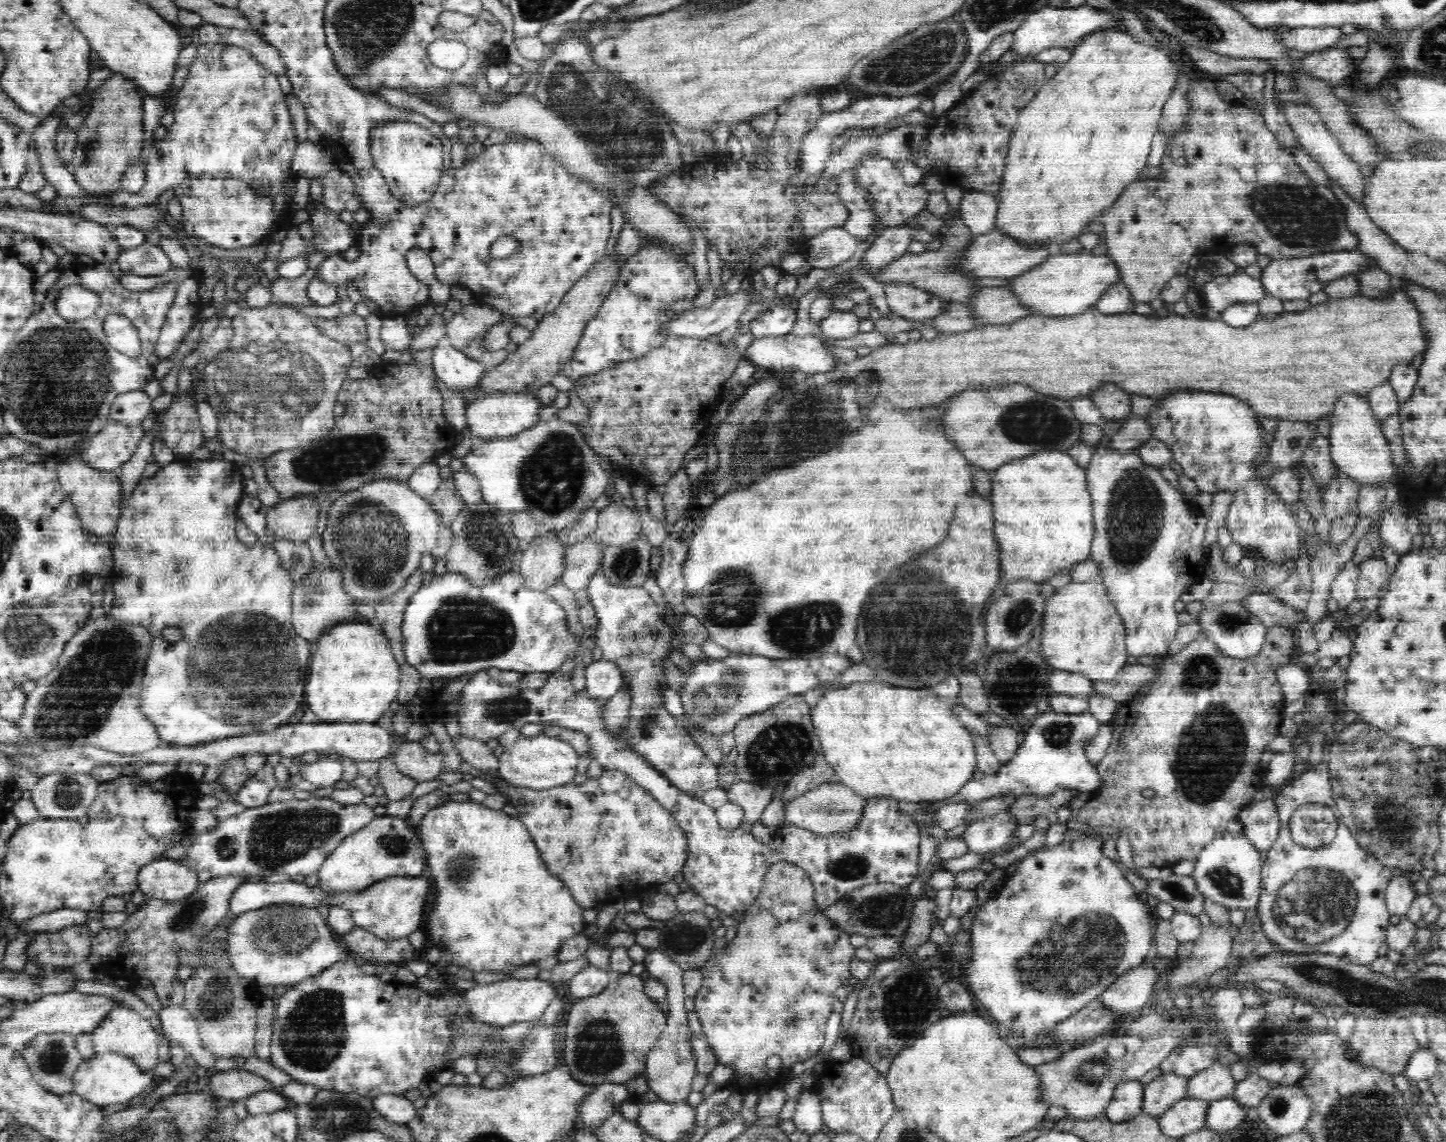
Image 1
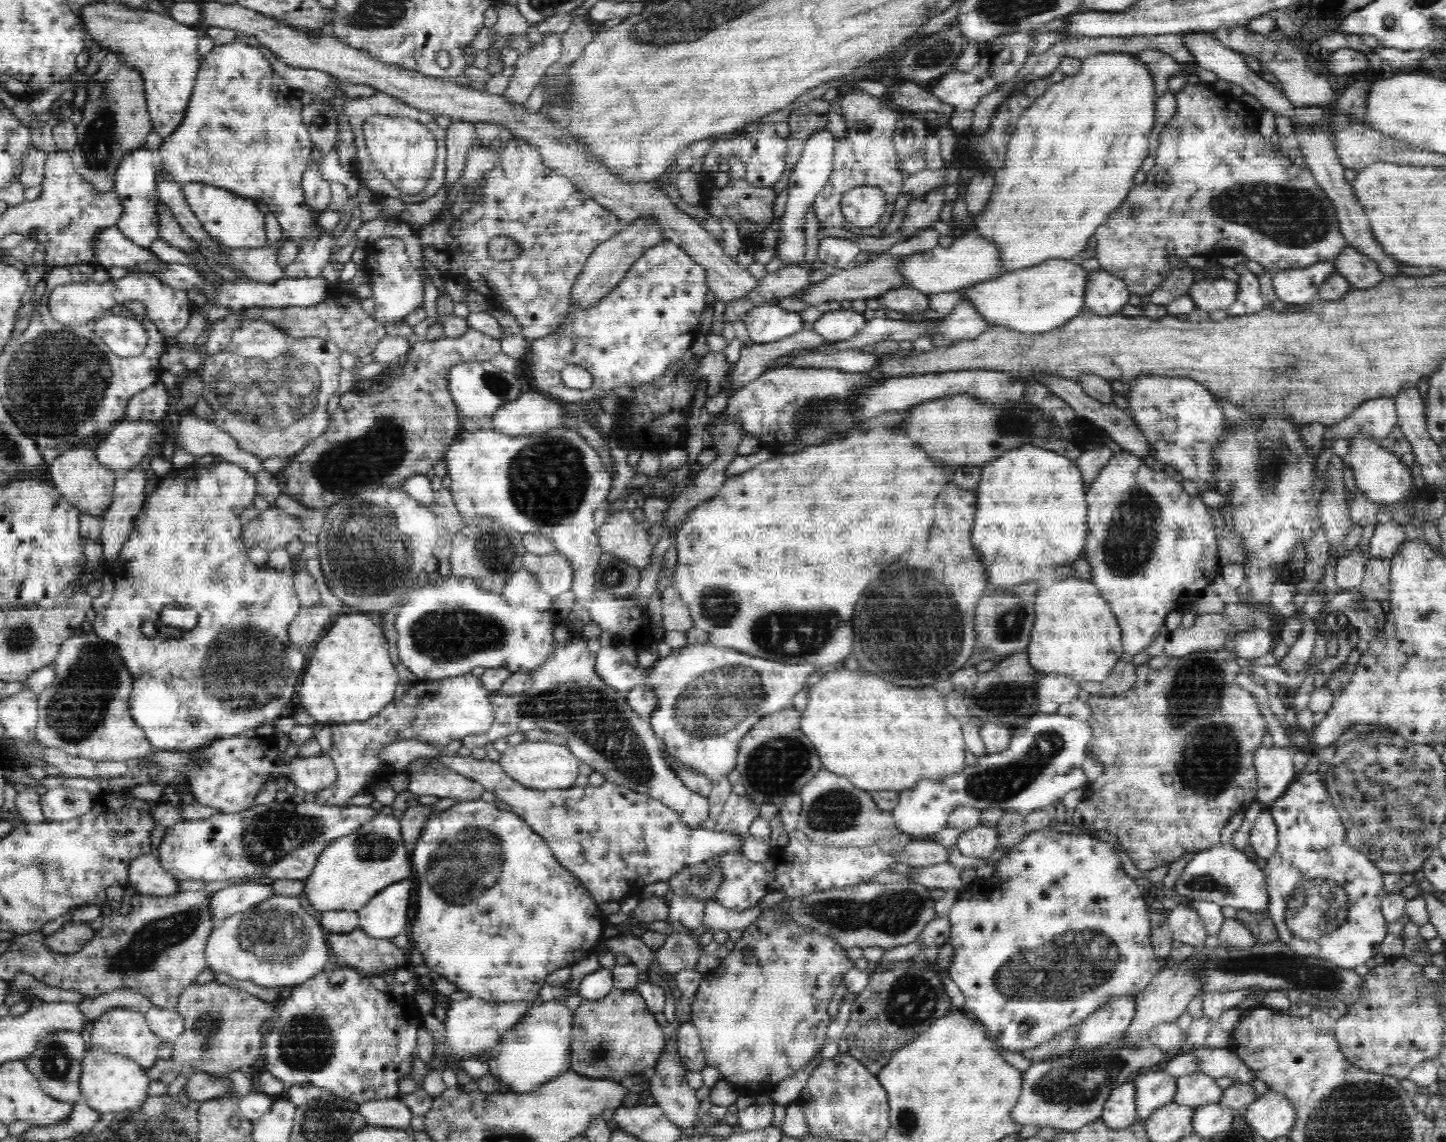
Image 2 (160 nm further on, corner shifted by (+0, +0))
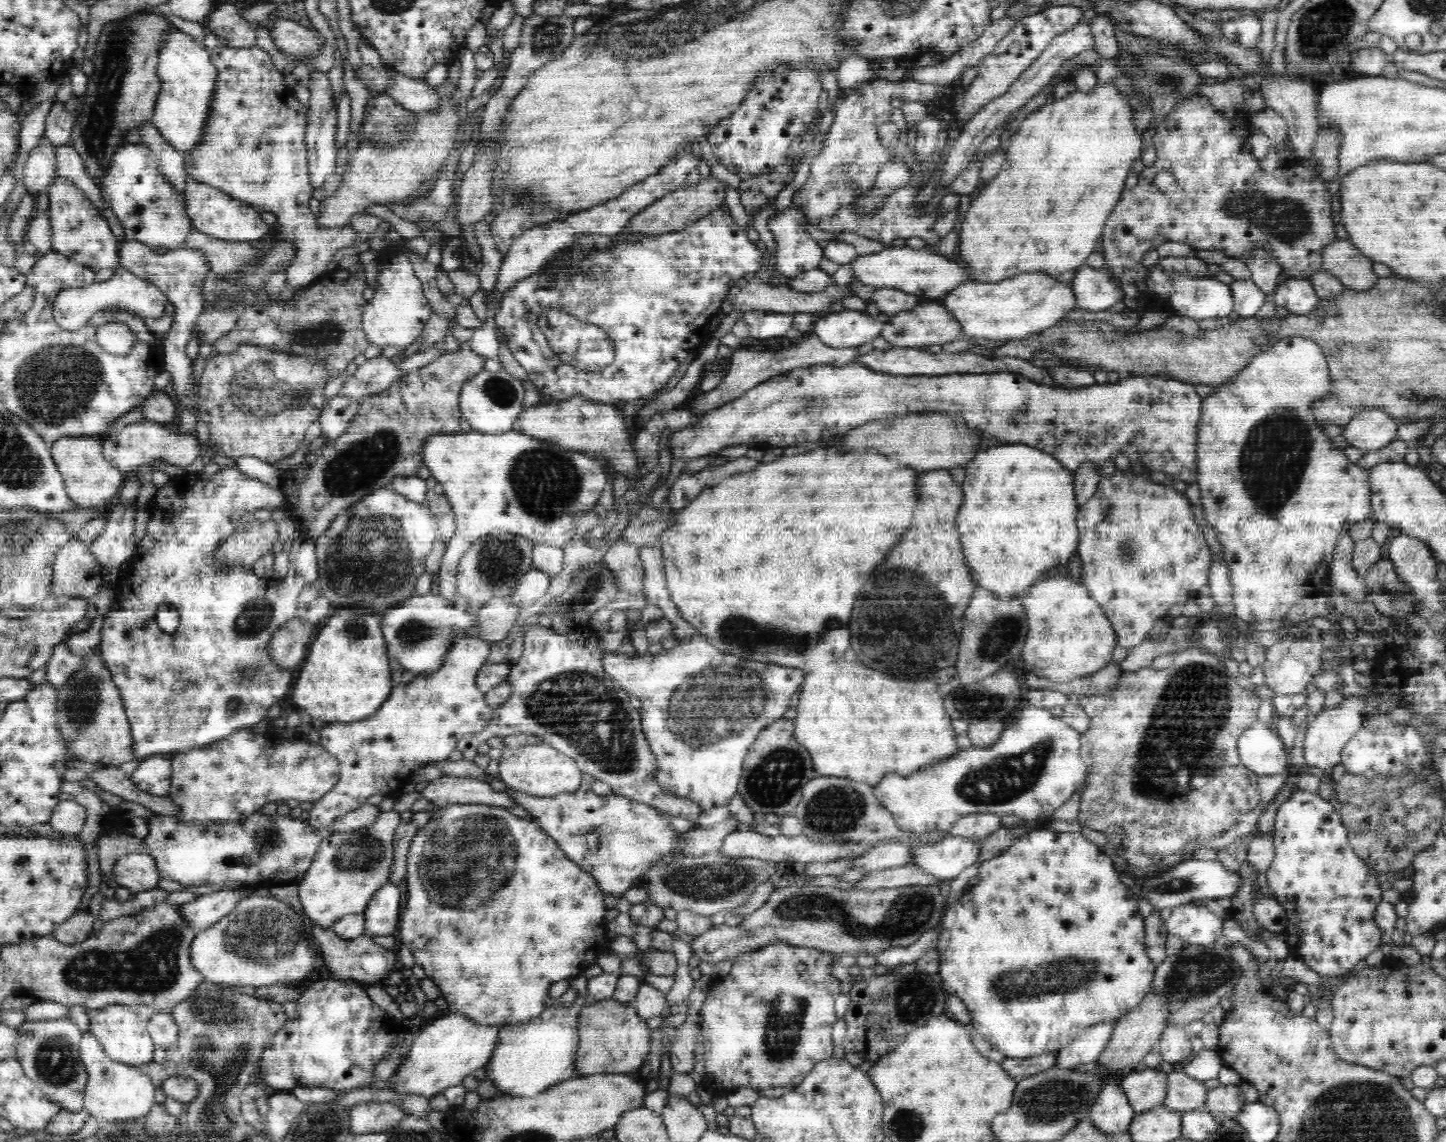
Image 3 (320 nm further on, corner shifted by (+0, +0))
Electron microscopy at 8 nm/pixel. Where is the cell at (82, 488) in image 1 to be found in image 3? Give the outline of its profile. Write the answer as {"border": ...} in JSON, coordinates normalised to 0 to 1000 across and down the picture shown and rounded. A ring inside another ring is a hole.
{"border":[[[69,383],[43,384],[34,389],[35,395],[42,419],[47,436],[55,445],[74,445],[84,431],[87,416],[77,408],[71,396]]]}

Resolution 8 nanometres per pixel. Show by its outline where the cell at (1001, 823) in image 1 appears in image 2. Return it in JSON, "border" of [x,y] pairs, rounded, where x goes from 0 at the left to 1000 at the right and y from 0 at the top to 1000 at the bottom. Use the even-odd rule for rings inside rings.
{"border":[[[679,722],[665,729],[662,733],[660,743],[665,750],[683,752],[690,742],[690,735],[688,724]]]}

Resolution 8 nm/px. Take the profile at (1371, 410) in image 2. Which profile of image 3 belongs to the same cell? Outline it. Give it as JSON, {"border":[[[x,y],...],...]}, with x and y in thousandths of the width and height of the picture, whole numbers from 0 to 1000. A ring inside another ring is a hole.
{"border":[[[947,356],[938,363],[929,374],[929,384],[932,389],[944,396],[954,394],[965,384],[966,370],[954,356]]]}

